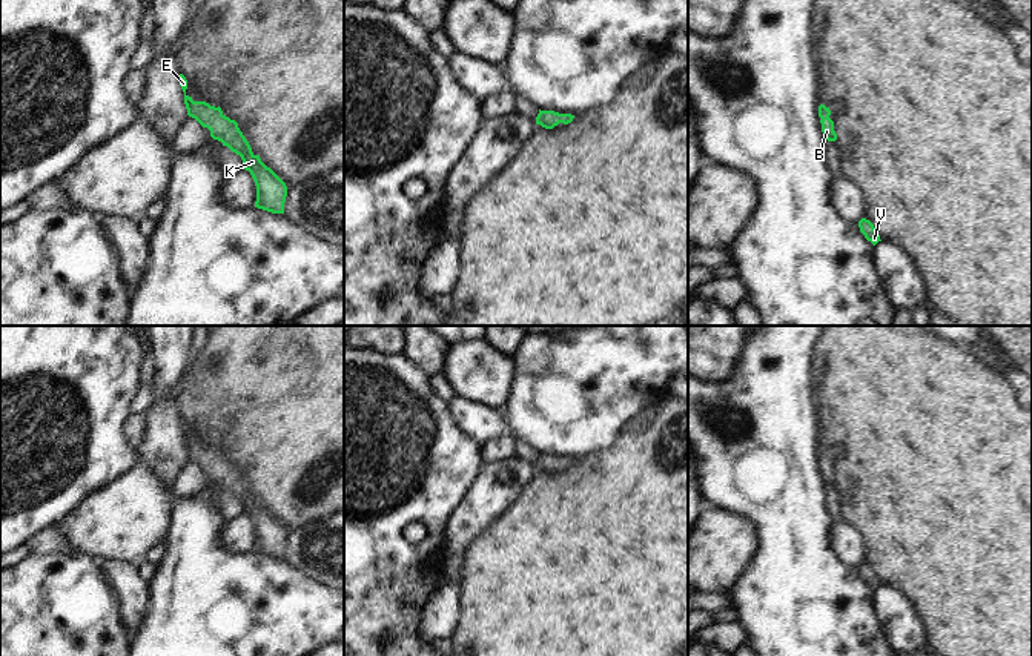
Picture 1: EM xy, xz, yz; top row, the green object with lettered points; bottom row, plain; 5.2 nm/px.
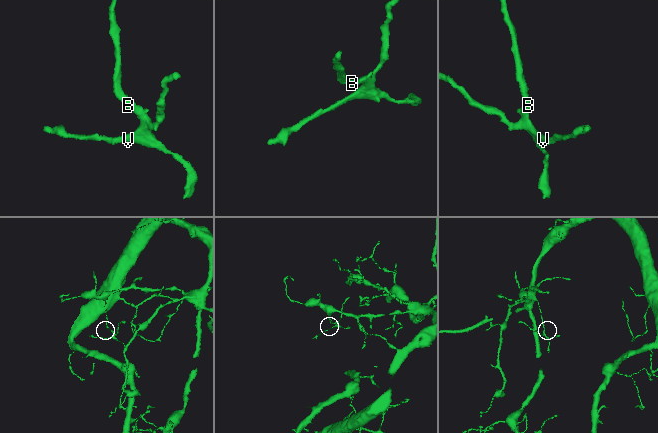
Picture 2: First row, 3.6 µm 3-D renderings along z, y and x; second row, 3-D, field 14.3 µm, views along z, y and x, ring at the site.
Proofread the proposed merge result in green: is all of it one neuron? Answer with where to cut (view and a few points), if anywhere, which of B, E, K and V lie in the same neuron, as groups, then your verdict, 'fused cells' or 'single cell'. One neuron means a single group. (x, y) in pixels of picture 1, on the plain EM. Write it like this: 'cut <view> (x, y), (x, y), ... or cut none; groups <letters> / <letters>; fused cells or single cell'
cut none; groups B E K V; single cell

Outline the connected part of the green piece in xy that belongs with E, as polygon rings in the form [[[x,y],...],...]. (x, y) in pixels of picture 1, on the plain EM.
[[[180,418],[180,430],[184,436],[187,459],[195,462],[203,472],[207,472],[213,484],[221,485],[223,490],[227,490],[241,501],[244,513],[250,516],[256,530],[255,552],[272,558],[284,558],[287,541],[286,527],[261,505],[260,499],[252,496],[238,467],[226,461],[220,450],[215,452],[206,446],[194,446],[192,441],[186,438],[187,424],[183,418]]]

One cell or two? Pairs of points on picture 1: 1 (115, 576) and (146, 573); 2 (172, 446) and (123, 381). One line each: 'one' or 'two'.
1: two
2: two

